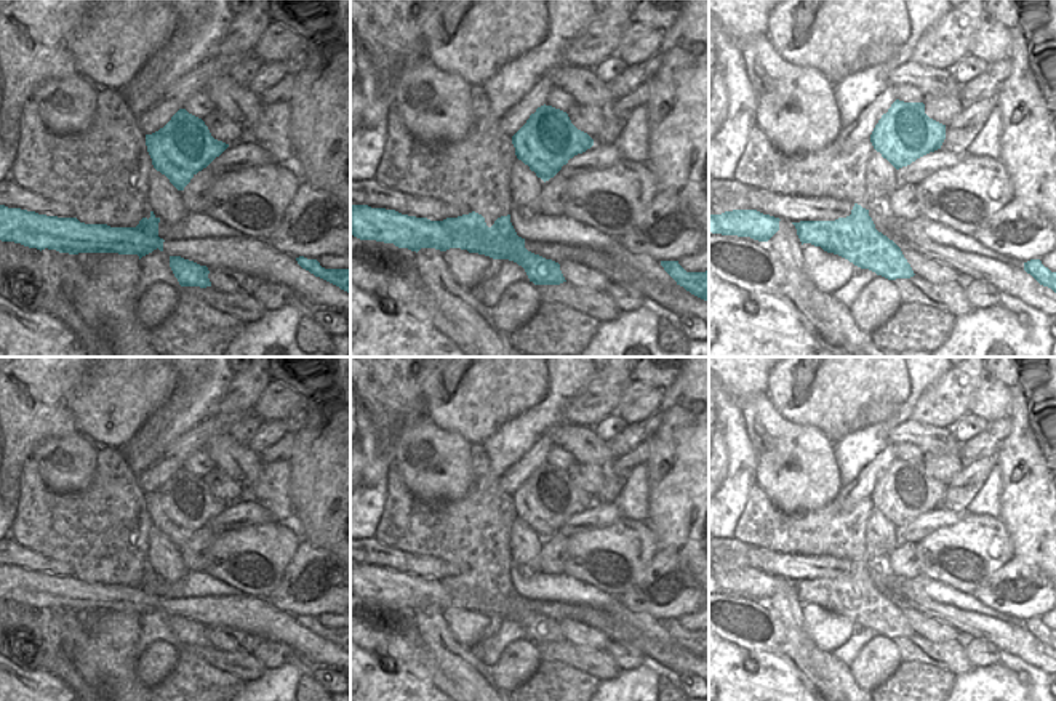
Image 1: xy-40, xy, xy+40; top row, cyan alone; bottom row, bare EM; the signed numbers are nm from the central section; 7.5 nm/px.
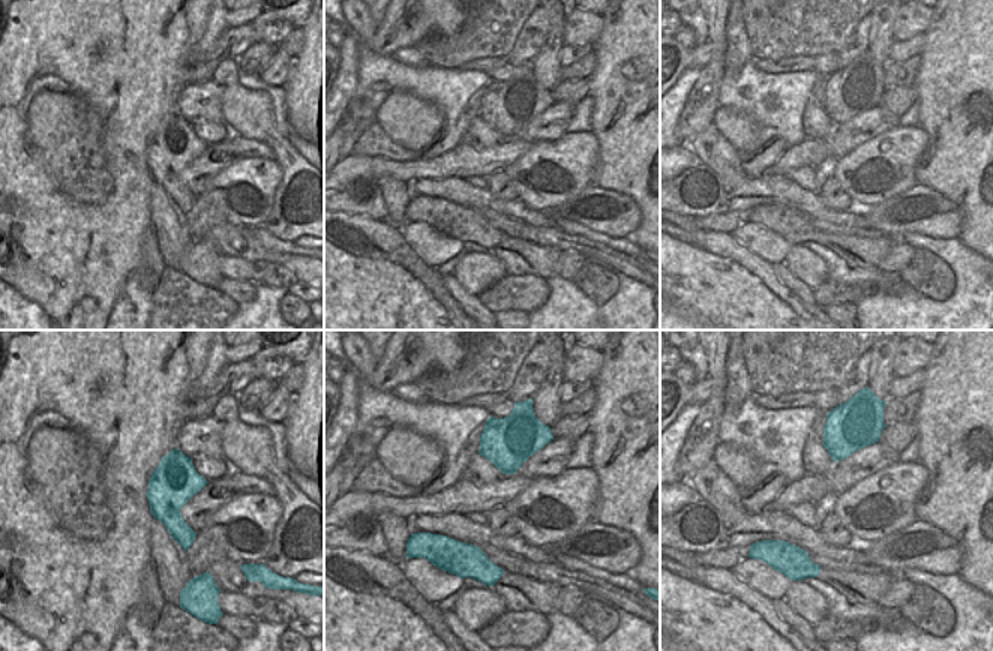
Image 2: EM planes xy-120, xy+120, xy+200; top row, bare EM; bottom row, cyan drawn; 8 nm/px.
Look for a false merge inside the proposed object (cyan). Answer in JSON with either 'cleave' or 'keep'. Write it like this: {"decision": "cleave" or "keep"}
{"decision": "cleave"}

